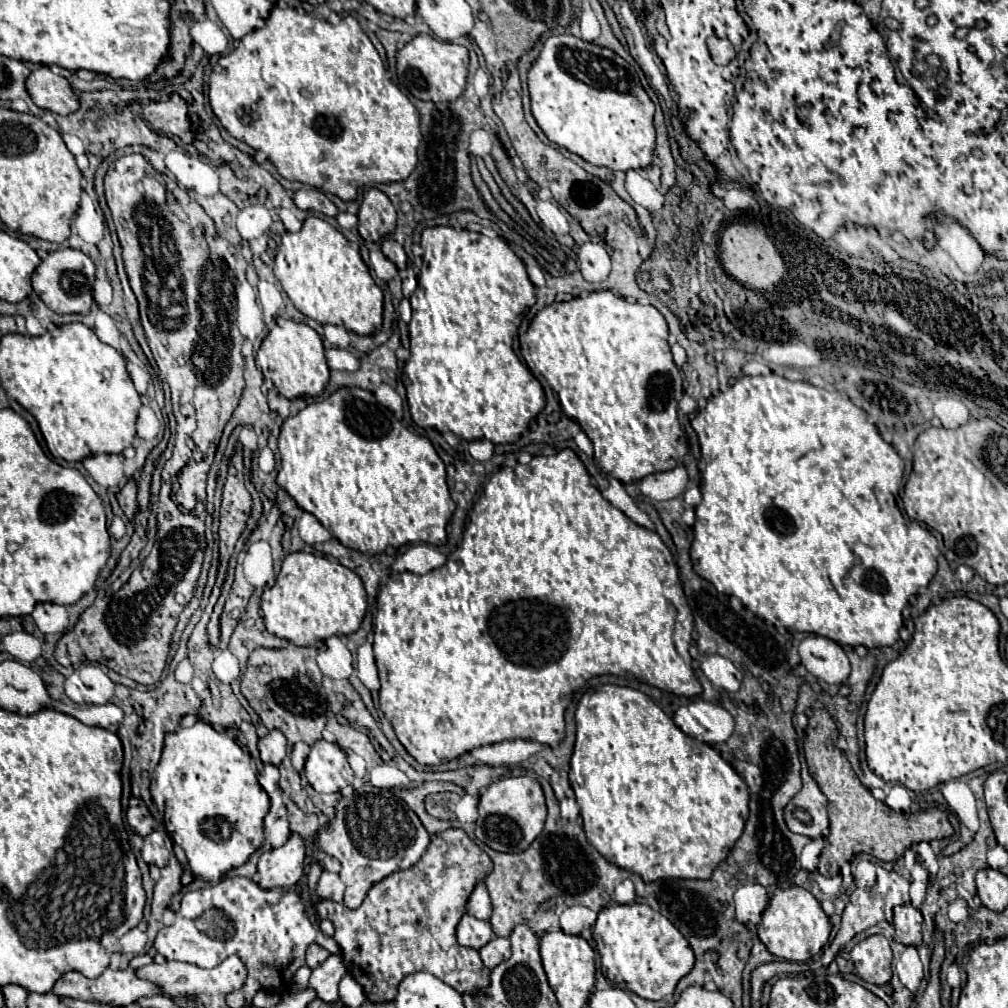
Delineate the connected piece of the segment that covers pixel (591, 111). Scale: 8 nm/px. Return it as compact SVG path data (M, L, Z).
M550 35L540 55L534 59L528 71L528 89L532 101L532 115L538 121L544 135L558 147L568 149L574 155L580 155L592 165L602 165L612 171L628 171L648 167L654 155L654 103L646 95L636 69L626 63L608 47L588 43L574 35Z

